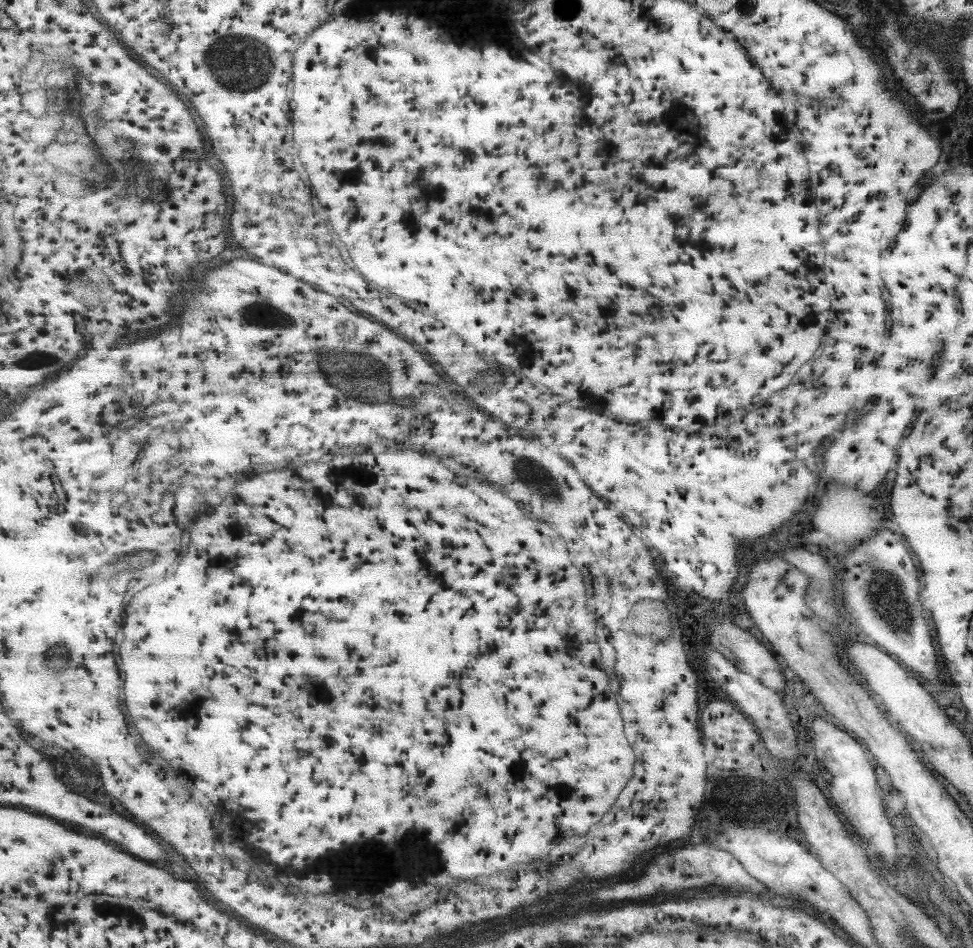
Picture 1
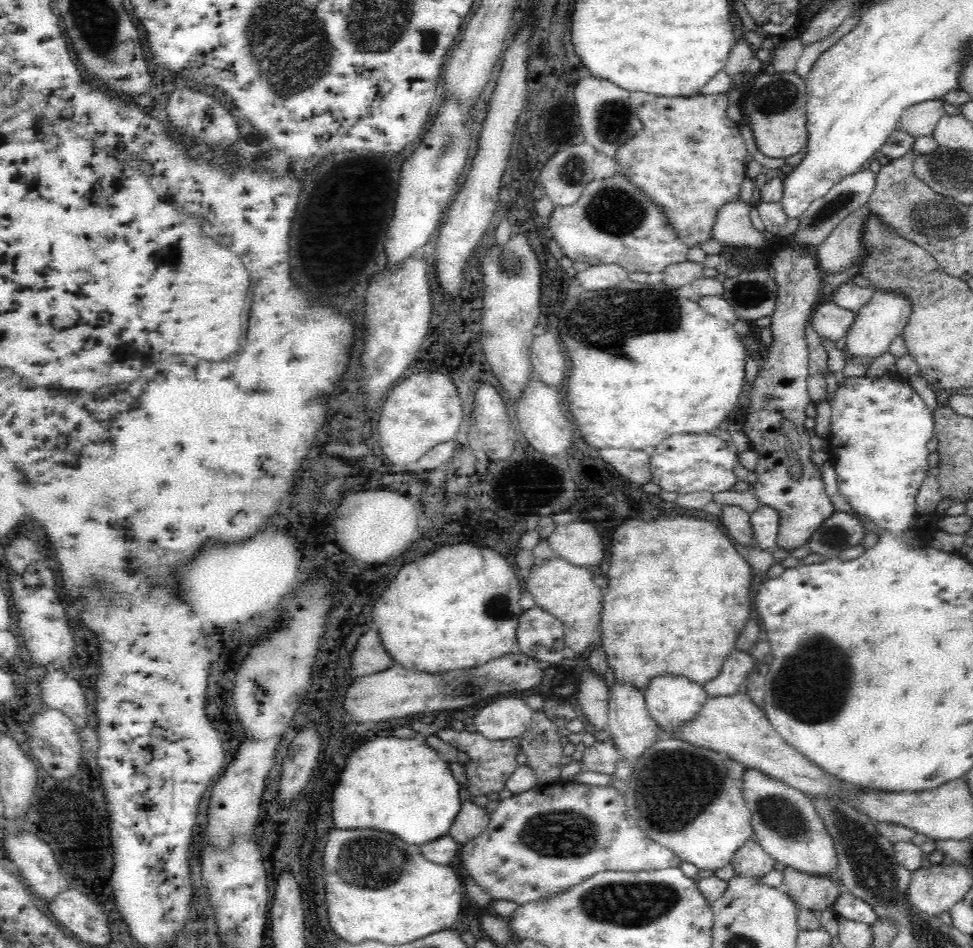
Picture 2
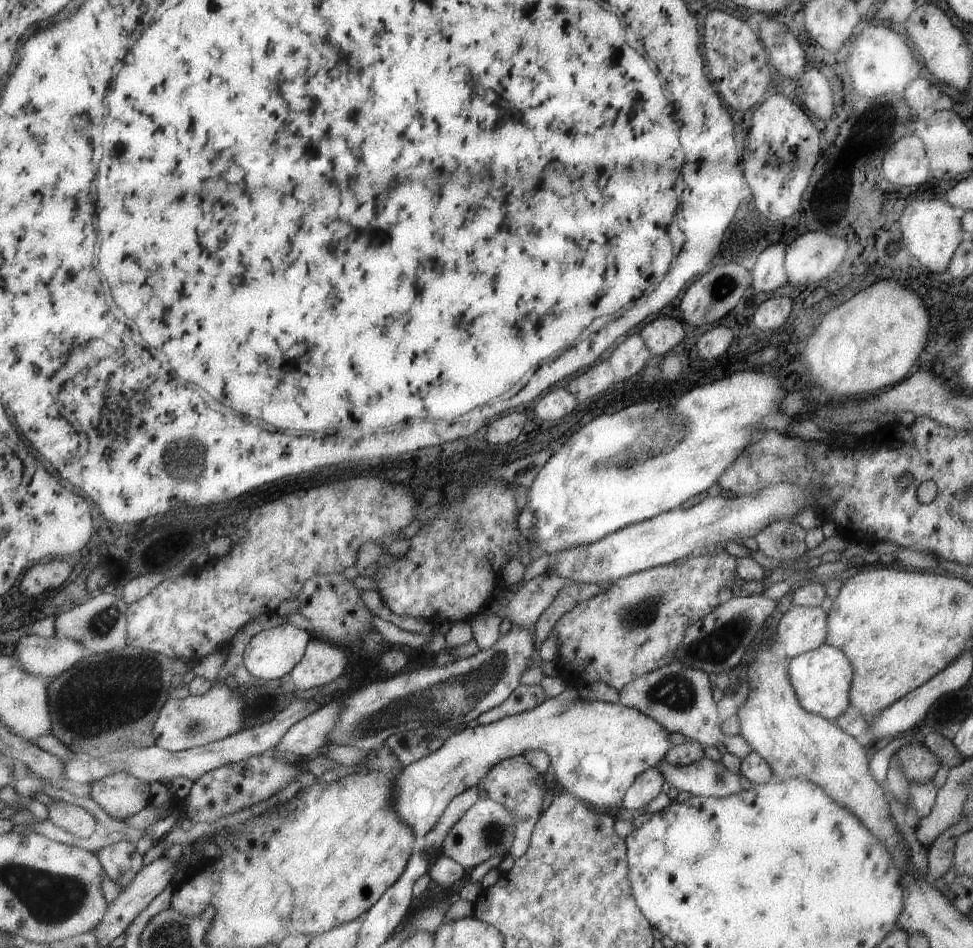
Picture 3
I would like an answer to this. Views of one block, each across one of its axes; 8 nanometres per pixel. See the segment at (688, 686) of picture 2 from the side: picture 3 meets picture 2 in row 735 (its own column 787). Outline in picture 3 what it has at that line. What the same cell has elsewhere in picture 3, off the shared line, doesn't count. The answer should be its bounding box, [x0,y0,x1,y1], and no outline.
[787,643,853,720]

